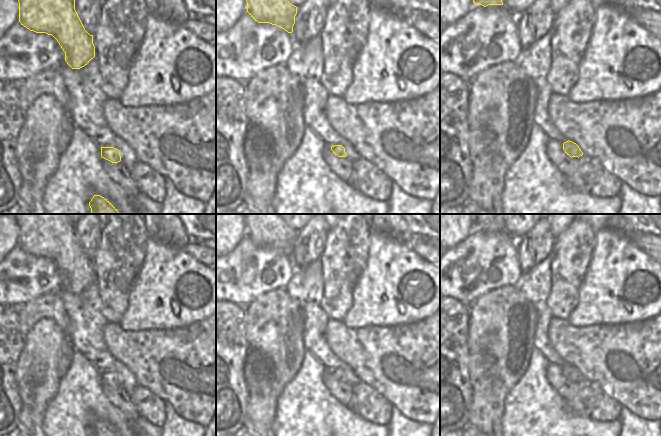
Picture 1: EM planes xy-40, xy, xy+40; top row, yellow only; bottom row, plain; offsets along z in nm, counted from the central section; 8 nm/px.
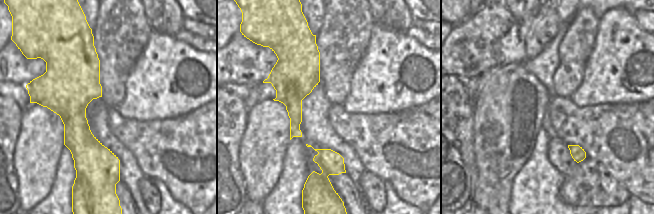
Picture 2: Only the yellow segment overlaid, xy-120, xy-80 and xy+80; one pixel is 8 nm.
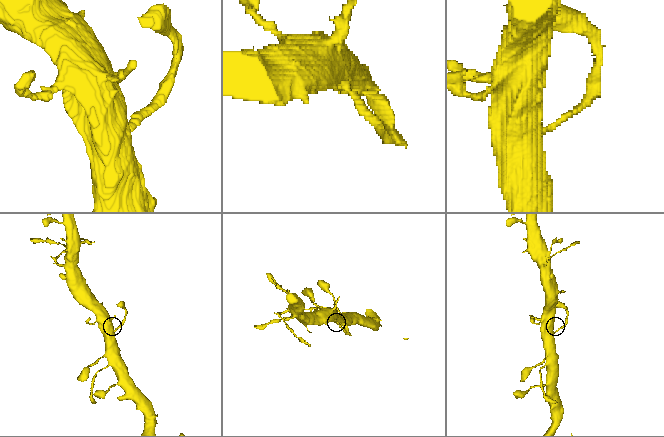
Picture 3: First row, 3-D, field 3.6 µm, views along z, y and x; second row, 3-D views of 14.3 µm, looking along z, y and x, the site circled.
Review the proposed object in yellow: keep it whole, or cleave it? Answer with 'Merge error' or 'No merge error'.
No merge error

